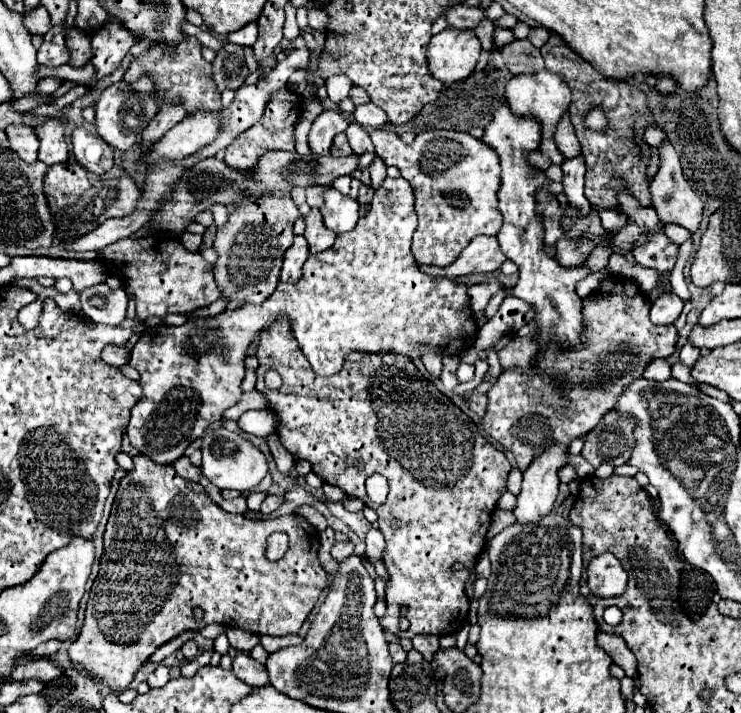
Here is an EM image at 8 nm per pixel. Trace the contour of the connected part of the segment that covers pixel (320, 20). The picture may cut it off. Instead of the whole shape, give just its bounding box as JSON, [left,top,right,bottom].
[307,9,329,31]

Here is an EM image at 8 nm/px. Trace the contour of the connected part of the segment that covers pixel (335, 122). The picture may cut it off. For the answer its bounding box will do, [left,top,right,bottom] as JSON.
[308,111,348,155]

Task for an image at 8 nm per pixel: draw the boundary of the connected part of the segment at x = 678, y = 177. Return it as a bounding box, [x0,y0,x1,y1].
[650,137,702,233]

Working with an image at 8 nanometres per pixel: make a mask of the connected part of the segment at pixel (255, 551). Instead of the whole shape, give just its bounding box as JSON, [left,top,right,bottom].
[68,455,328,693]

